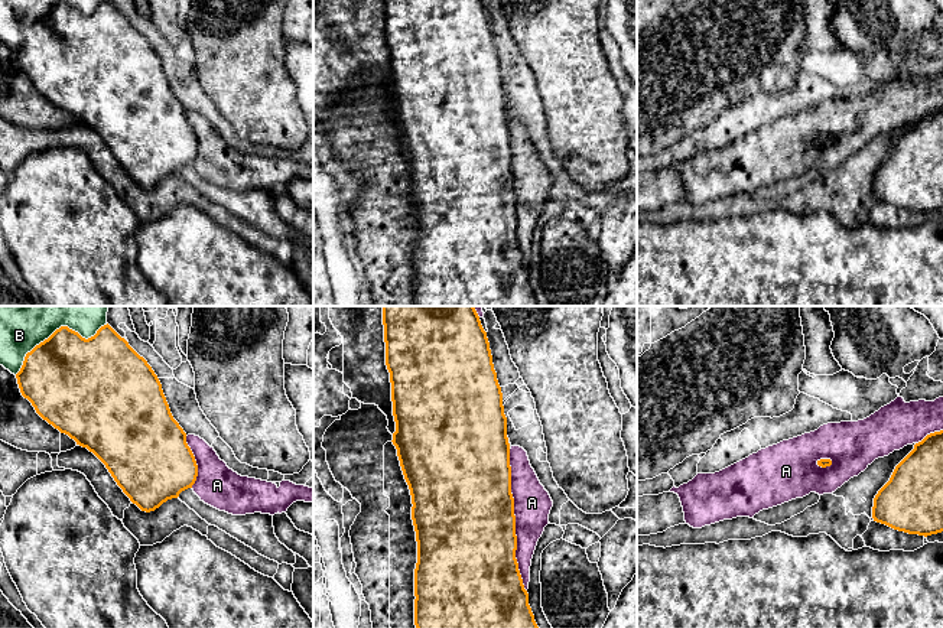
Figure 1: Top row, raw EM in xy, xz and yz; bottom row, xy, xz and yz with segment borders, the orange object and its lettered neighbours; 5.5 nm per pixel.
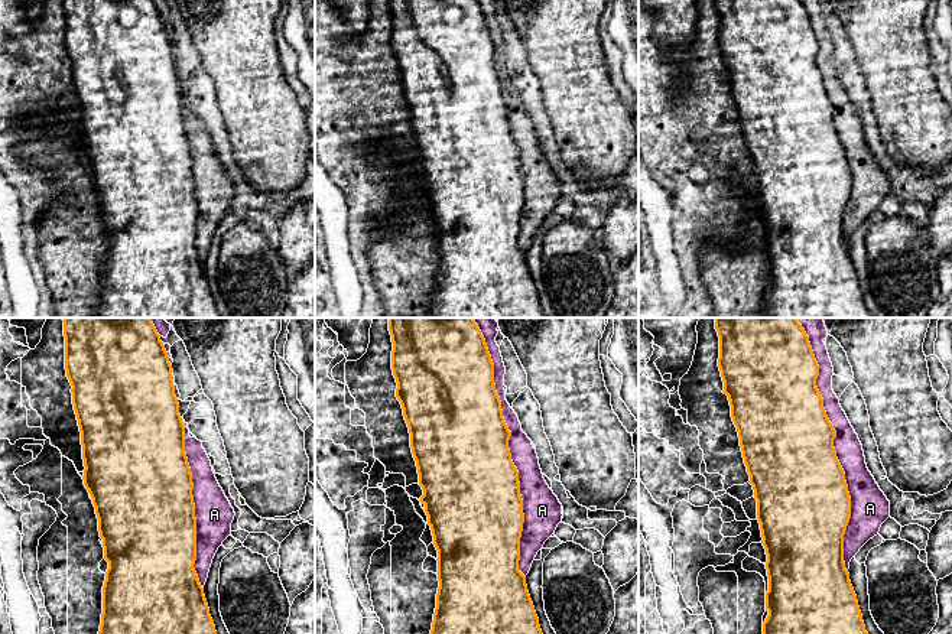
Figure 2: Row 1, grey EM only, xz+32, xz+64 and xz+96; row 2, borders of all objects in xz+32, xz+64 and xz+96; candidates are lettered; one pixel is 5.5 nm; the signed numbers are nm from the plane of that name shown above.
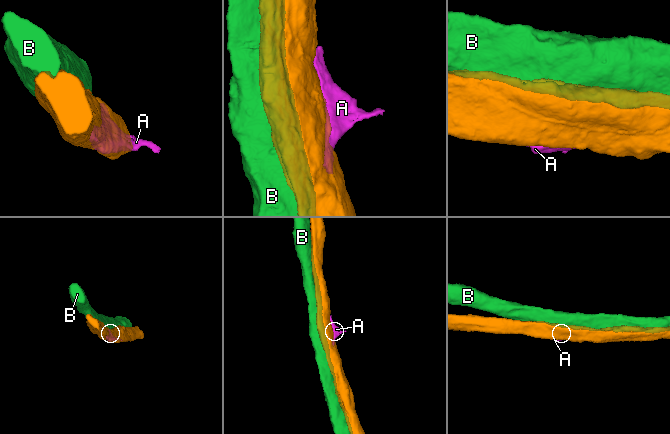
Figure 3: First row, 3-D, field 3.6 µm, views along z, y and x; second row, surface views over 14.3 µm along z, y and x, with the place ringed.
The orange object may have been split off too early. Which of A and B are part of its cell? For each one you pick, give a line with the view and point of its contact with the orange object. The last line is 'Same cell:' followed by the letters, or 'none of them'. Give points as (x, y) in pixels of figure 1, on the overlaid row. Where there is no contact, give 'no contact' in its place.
Same cell: none of them

